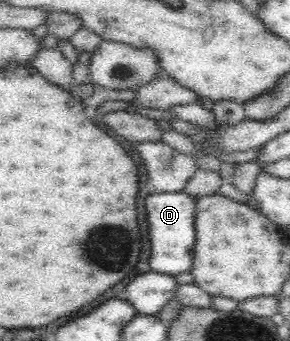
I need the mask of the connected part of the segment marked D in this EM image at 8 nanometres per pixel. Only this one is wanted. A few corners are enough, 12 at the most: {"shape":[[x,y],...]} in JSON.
{"shape":[[184,192],[146,197],[150,270],[191,269],[195,202]]}

